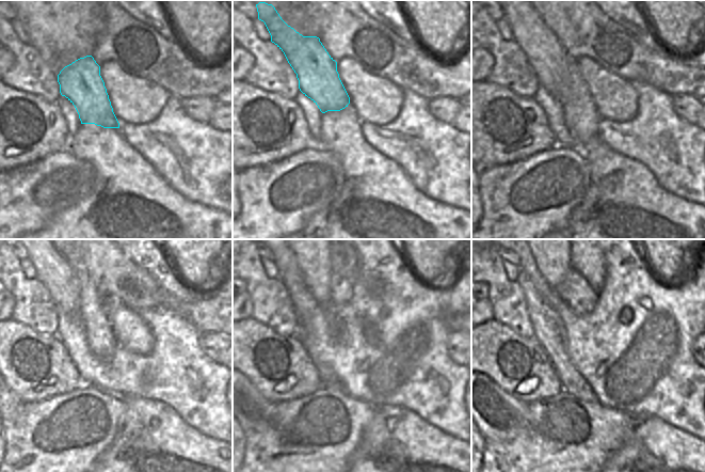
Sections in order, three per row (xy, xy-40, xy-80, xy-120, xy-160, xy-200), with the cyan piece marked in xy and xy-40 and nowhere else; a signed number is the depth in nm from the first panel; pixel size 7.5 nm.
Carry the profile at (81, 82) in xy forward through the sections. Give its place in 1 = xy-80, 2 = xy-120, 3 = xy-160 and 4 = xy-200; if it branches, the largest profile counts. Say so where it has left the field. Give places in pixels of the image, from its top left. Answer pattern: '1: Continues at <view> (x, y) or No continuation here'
1: Continues at xy-80 (545, 53)
2: Continues at xy-120 (60, 279)
3: Continues at xy-160 (304, 303)
4: Continues at xy-200 (527, 264).

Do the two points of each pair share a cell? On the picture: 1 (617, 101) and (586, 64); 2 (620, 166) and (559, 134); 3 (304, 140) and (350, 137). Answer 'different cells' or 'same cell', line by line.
1: same cell
2: different cells
3: different cells

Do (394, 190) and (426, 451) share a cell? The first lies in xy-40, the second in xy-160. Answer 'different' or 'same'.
same

